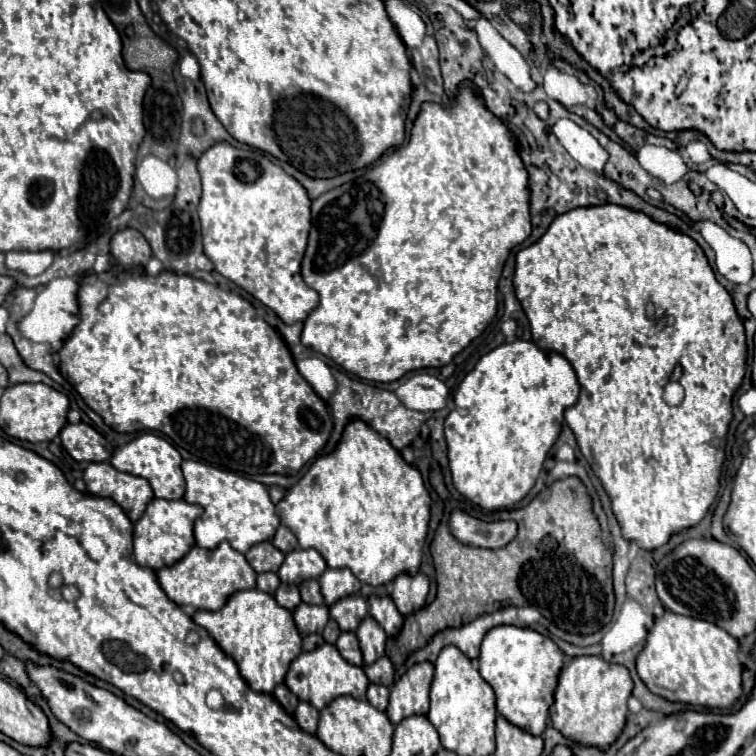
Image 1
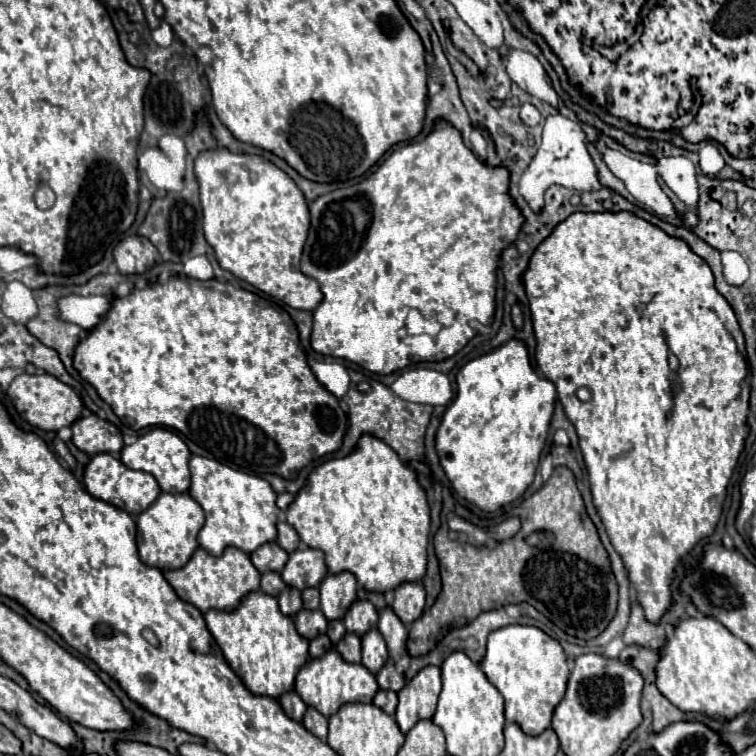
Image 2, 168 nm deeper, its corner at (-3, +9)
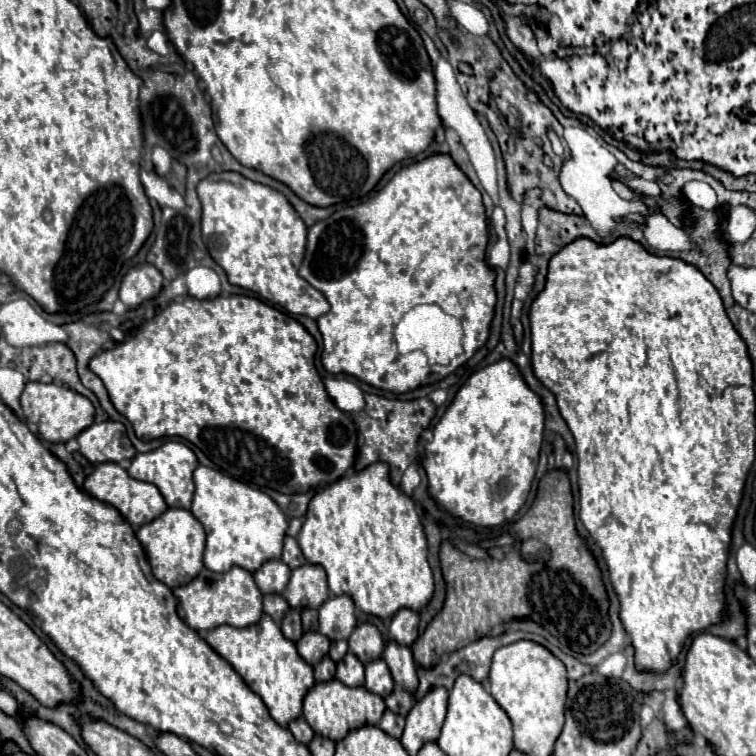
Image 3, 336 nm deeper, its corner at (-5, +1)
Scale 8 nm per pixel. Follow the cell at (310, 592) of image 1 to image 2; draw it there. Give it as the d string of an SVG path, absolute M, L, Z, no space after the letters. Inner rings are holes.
M318 588L302 590L302 602L304 602L306 610L316 610L320 606L320 592L318 592Z

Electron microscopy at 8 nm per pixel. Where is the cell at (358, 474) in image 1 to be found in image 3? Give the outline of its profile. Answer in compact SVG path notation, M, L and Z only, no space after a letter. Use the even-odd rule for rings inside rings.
M376 462L352 476L342 476L334 484L322 488L308 506L298 544L308 562L320 564L328 574L328 588L334 596L352 596L356 608L378 618L392 618L400 608L420 610L434 592L434 578L428 566L428 542L410 496L390 482L386 462Z

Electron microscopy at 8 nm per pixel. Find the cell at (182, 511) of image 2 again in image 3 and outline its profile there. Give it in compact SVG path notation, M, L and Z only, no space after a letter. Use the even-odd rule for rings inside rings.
M168 508L164 514L154 518L152 522L142 524L136 536L146 550L146 558L150 562L154 578L164 582L170 588L188 584L204 568L202 552L206 544L206 532L204 532L204 526L198 522L198 518L190 510Z

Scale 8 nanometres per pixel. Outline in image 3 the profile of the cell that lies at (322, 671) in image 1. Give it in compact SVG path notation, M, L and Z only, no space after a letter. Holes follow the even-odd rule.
M332 678L328 682L316 682L308 694L304 696L304 708L302 714L306 718L306 722L312 726L312 730L316 734L324 734L326 738L332 738L334 742L338 742L340 738L344 738L344 734L348 734L348 730L362 726L362 724L378 724L380 714L386 710L382 696L372 694L370 690L366 690L364 686L356 686L350 688L346 684L342 684L340 680Z

